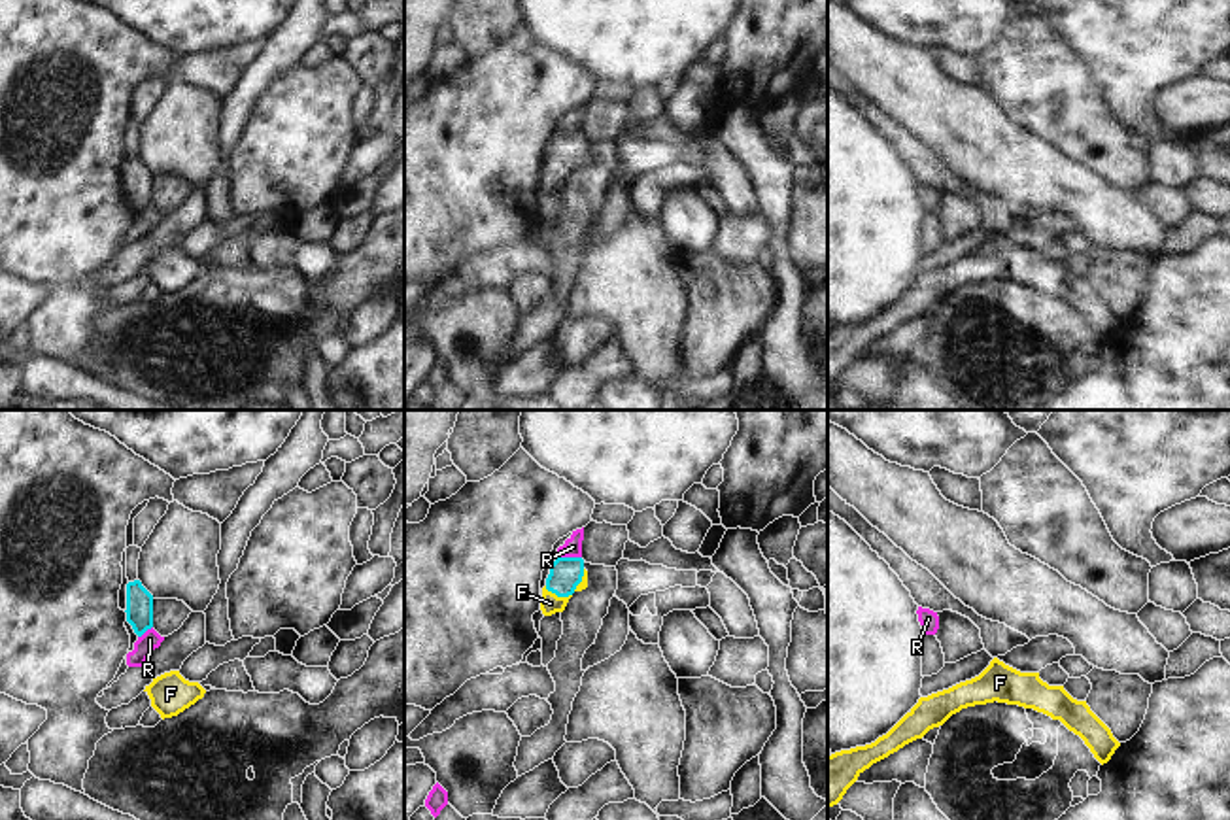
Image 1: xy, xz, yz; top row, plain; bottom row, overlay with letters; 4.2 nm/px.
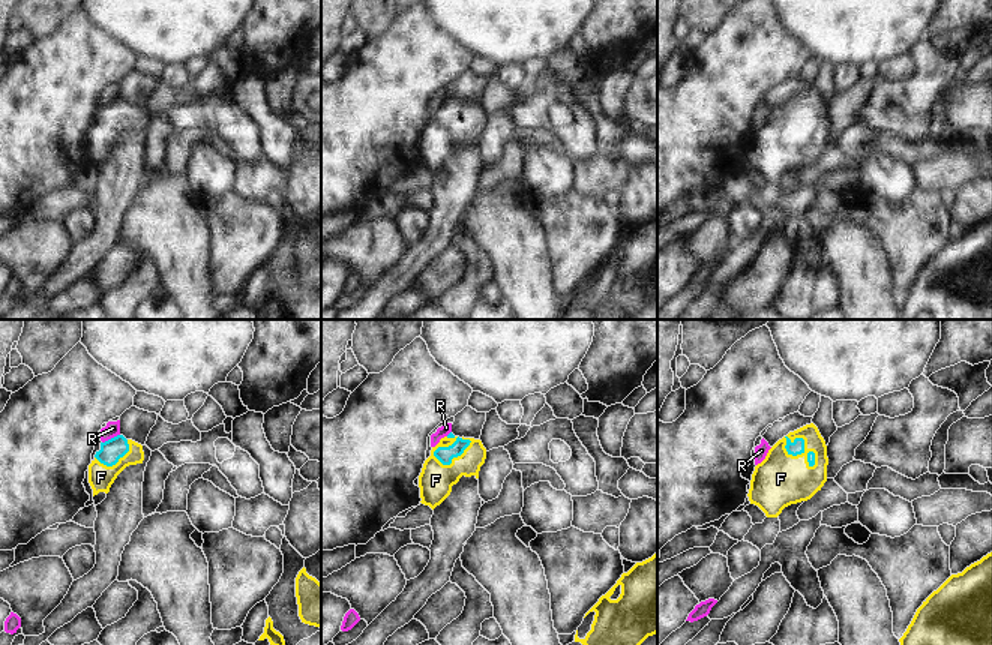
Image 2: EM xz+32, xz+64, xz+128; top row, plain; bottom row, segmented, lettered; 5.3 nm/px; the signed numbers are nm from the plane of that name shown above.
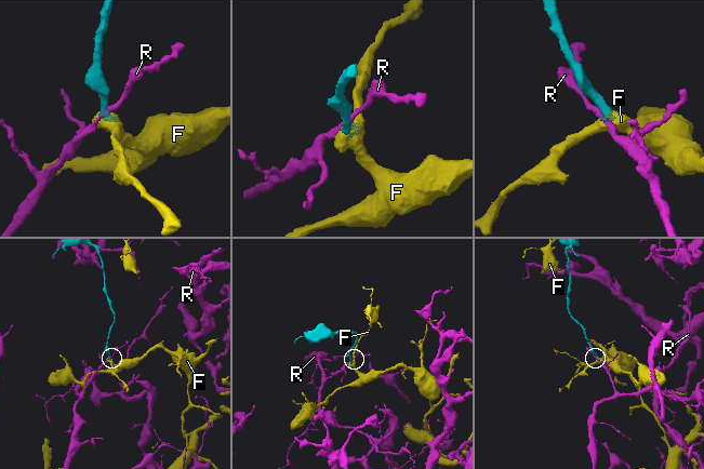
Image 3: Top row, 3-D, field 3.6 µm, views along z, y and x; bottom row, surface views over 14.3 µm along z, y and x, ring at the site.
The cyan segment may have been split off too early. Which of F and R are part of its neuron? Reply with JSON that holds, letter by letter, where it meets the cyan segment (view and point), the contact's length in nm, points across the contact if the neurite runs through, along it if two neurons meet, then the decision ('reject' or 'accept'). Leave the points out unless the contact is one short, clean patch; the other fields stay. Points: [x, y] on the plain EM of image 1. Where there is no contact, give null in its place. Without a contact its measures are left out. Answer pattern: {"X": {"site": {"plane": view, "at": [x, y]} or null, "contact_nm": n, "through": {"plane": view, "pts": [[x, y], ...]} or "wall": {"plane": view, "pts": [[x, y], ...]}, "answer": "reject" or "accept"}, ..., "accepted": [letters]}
{"F": {"site": {"plane": "xz", "at": [558, 172]}, "contact_nm": 130, "through": {"plane": "xz", "pts": [[565, 150], [558, 172], [550, 180]]}, "answer": "accept"}, "R": {"site": {"plane": "xz", "at": [569, 135]}, "contact_nm": 100, "wall": {"plane": "xz", "pts": [[558, 133], [580, 135]]}, "answer": "reject"}, "accepted": ["F"]}

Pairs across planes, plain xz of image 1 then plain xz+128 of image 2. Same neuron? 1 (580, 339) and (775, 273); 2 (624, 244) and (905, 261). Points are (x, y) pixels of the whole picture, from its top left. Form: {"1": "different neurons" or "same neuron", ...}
{"1": "same neuron", "2": "different neurons"}

